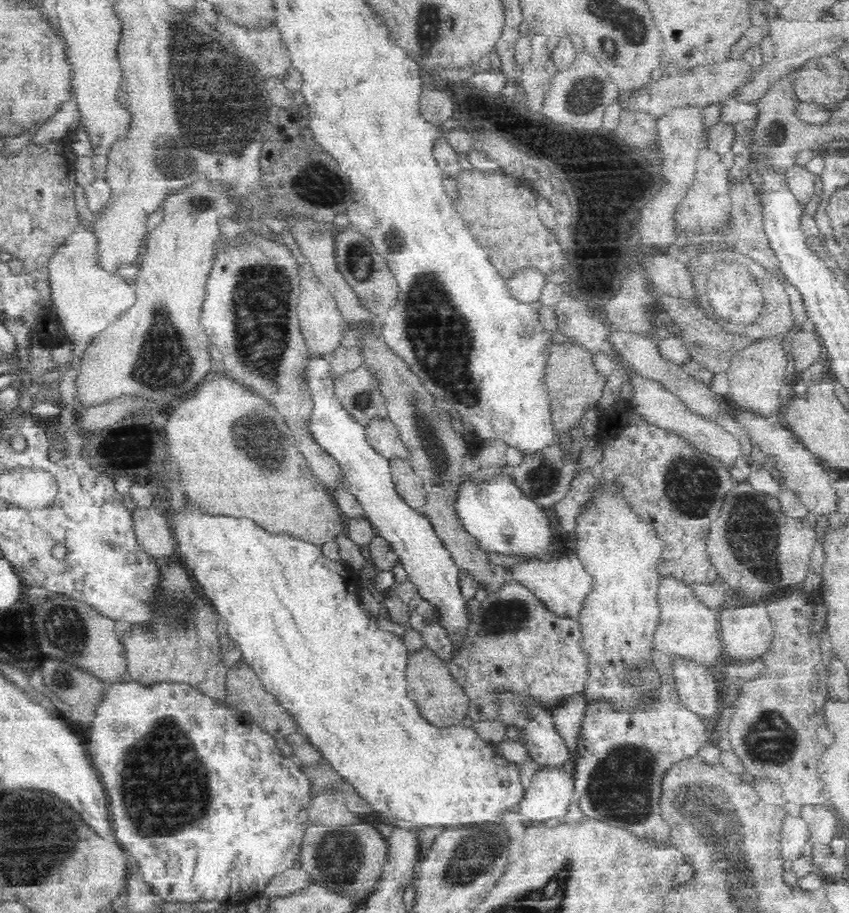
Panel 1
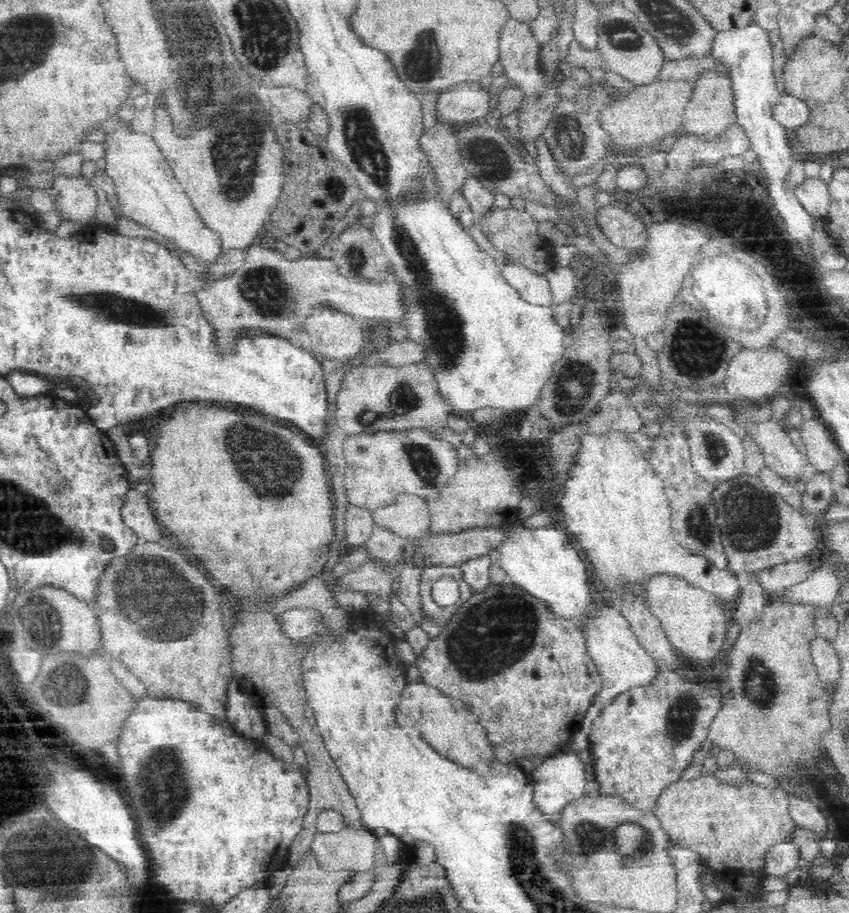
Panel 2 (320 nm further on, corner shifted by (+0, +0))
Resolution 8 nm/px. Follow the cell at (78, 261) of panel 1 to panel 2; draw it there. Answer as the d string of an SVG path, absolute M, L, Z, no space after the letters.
M56 176L56 178L52 180L52 187L59 191L54 203L56 212L60 214L62 222L81 221L84 227L95 222L96 208L99 203L96 192L89 182L90 181L83 176L78 178L73 177L71 179L67 176Z

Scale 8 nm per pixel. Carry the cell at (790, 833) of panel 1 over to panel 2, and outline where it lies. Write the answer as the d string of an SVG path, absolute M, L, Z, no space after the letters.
M786 840L770 847L764 864L765 874L784 879L789 872L797 867L800 860L800 850L794 842Z

